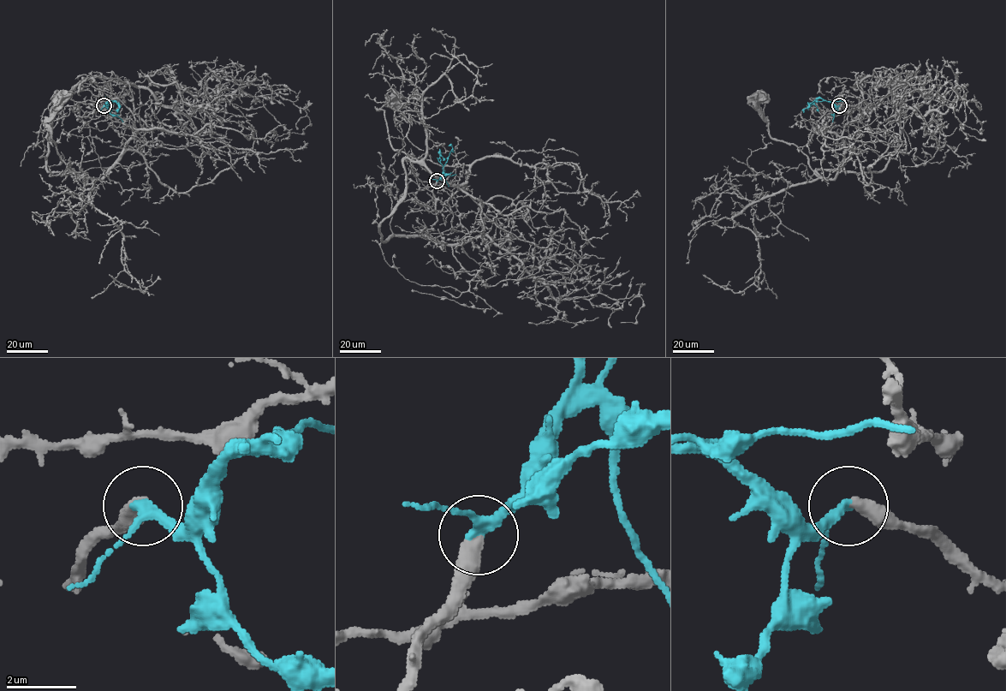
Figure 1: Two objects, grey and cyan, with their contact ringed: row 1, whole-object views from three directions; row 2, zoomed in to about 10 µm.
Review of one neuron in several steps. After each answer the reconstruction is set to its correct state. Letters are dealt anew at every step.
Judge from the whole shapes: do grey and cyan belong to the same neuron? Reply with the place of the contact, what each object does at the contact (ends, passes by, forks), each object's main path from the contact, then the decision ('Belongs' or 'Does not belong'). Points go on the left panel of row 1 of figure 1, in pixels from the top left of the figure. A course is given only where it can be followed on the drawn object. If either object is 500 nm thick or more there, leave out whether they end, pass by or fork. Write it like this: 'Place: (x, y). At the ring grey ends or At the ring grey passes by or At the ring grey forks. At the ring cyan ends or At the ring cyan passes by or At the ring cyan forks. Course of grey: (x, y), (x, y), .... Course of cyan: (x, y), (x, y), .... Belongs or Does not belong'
Place: (104, 105). At the ring grey ends. At the ring cyan passes by. Course of grey: (104, 105), (79, 117), (98, 108), (136, 133), (101, 178), (85, 178), (59, 155), (45, 122), (61, 94). Course of cyan: (104, 105), (116, 100), (119, 108), (117, 112). Belongs

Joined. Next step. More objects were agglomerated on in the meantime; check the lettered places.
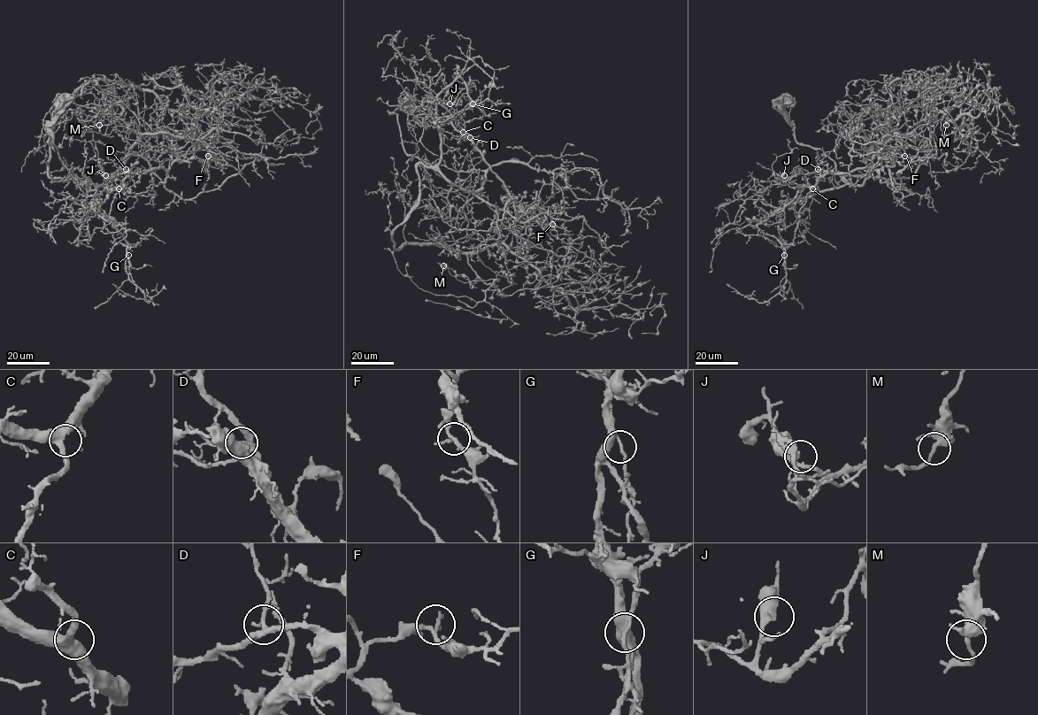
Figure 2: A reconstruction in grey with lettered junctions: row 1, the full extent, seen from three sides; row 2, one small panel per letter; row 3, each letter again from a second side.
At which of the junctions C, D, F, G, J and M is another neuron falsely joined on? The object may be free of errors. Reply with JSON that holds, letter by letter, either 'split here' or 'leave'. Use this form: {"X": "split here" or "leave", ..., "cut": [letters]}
{"C": "leave", "D": "leave", "F": "leave", "G": "split here", "J": "leave", "M": "leave", "cut": ["G"]}

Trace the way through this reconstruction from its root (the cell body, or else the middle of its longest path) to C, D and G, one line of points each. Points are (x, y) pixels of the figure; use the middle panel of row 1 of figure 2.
C: (407, 105), (391, 113), (397, 116), (403, 149), (430, 165), (440, 158), (438, 119), (463, 132)
D: (407, 105), (391, 113), (408, 154), (438, 163), (439, 117), (472, 142), (470, 137)
G: (407, 105), (391, 113), (397, 116), (403, 149), (434, 165), (441, 155), (436, 97), (459, 77), (472, 103)

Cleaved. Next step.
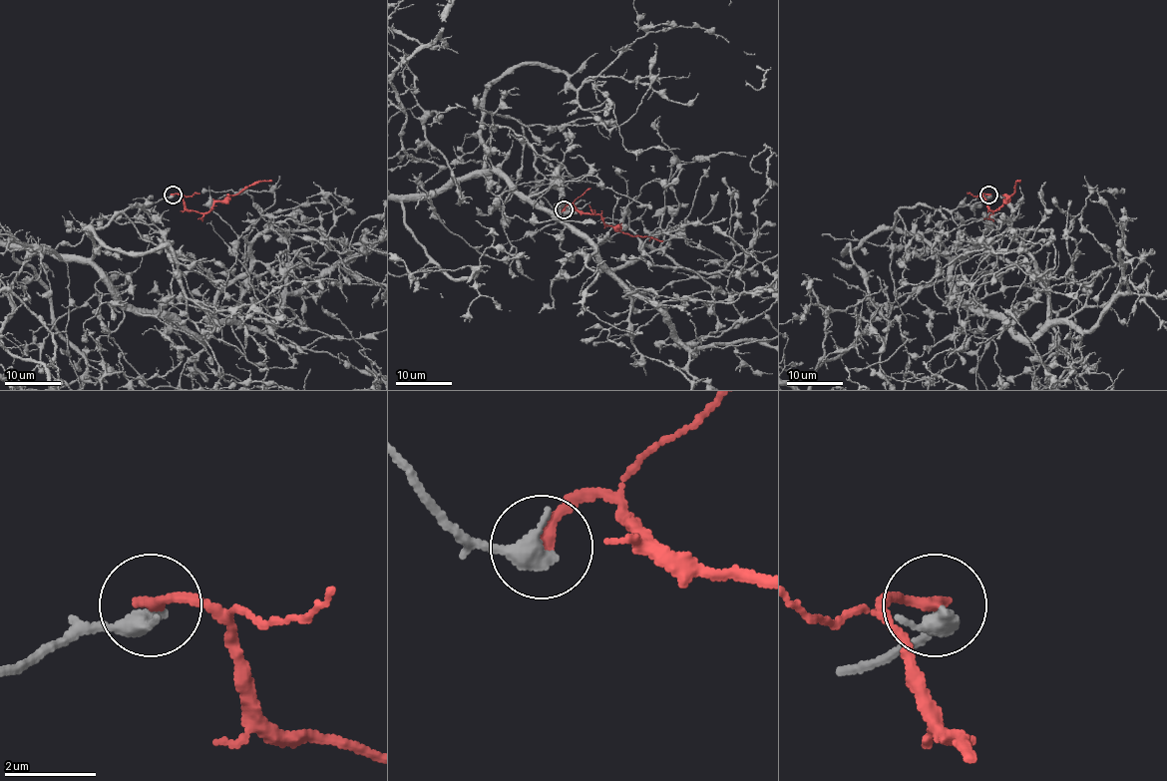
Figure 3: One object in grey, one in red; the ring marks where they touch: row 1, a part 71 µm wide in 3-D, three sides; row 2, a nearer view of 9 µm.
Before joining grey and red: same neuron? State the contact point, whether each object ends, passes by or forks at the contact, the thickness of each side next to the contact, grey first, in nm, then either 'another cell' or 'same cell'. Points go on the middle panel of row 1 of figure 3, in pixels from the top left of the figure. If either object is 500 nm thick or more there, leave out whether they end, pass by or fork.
(564, 209) | grey ends | red ends | 480/280 nm | another cell

